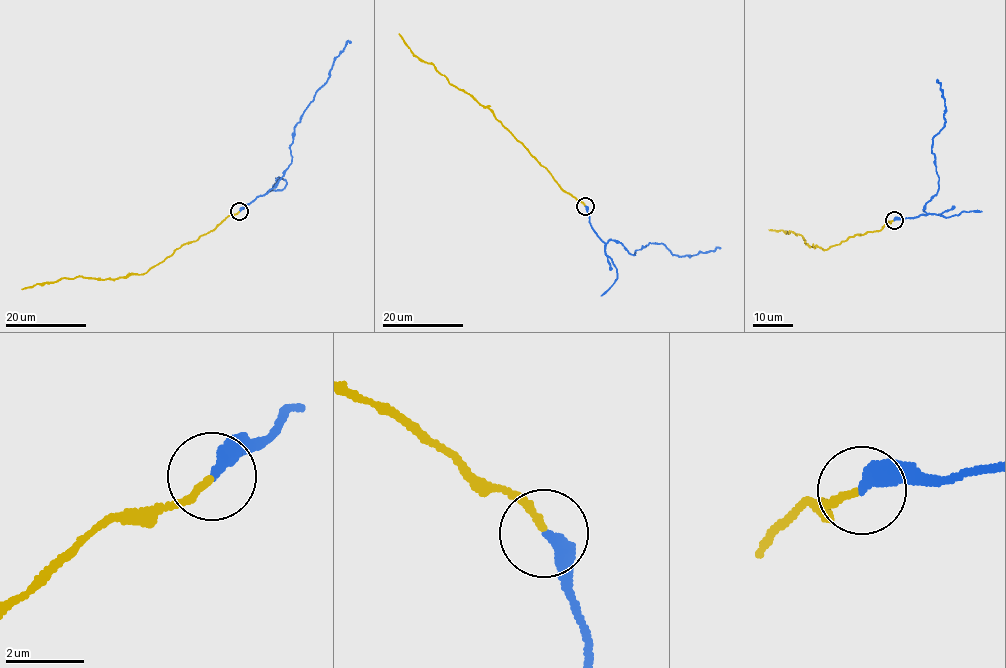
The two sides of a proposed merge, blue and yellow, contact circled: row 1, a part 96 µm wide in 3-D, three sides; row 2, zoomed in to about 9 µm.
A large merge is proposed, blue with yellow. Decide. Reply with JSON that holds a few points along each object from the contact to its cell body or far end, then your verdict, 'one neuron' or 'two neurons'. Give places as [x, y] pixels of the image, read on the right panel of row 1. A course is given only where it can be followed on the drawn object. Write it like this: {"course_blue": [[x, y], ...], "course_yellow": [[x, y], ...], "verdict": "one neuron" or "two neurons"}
{"course_blue": [[894, 220], [925, 216], [923, 209], [937, 191], [932, 139], [945, 122], [944, 97], [937, 80]], "course_yellow": [[893, 220], [879, 230], [856, 234], [824, 250], [806, 244], [800, 235], [790, 231], [769, 230]], "verdict": "one neuron"}

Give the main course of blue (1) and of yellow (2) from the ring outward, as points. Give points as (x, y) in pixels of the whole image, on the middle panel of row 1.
1: (584, 206), (591, 228), (602, 241), (613, 239), (633, 254), (654, 243), (679, 256), (720, 248)
2: (584, 205), (560, 187), (551, 174), (489, 109), (451, 85), (432, 65), (421, 61), (398, 34)

